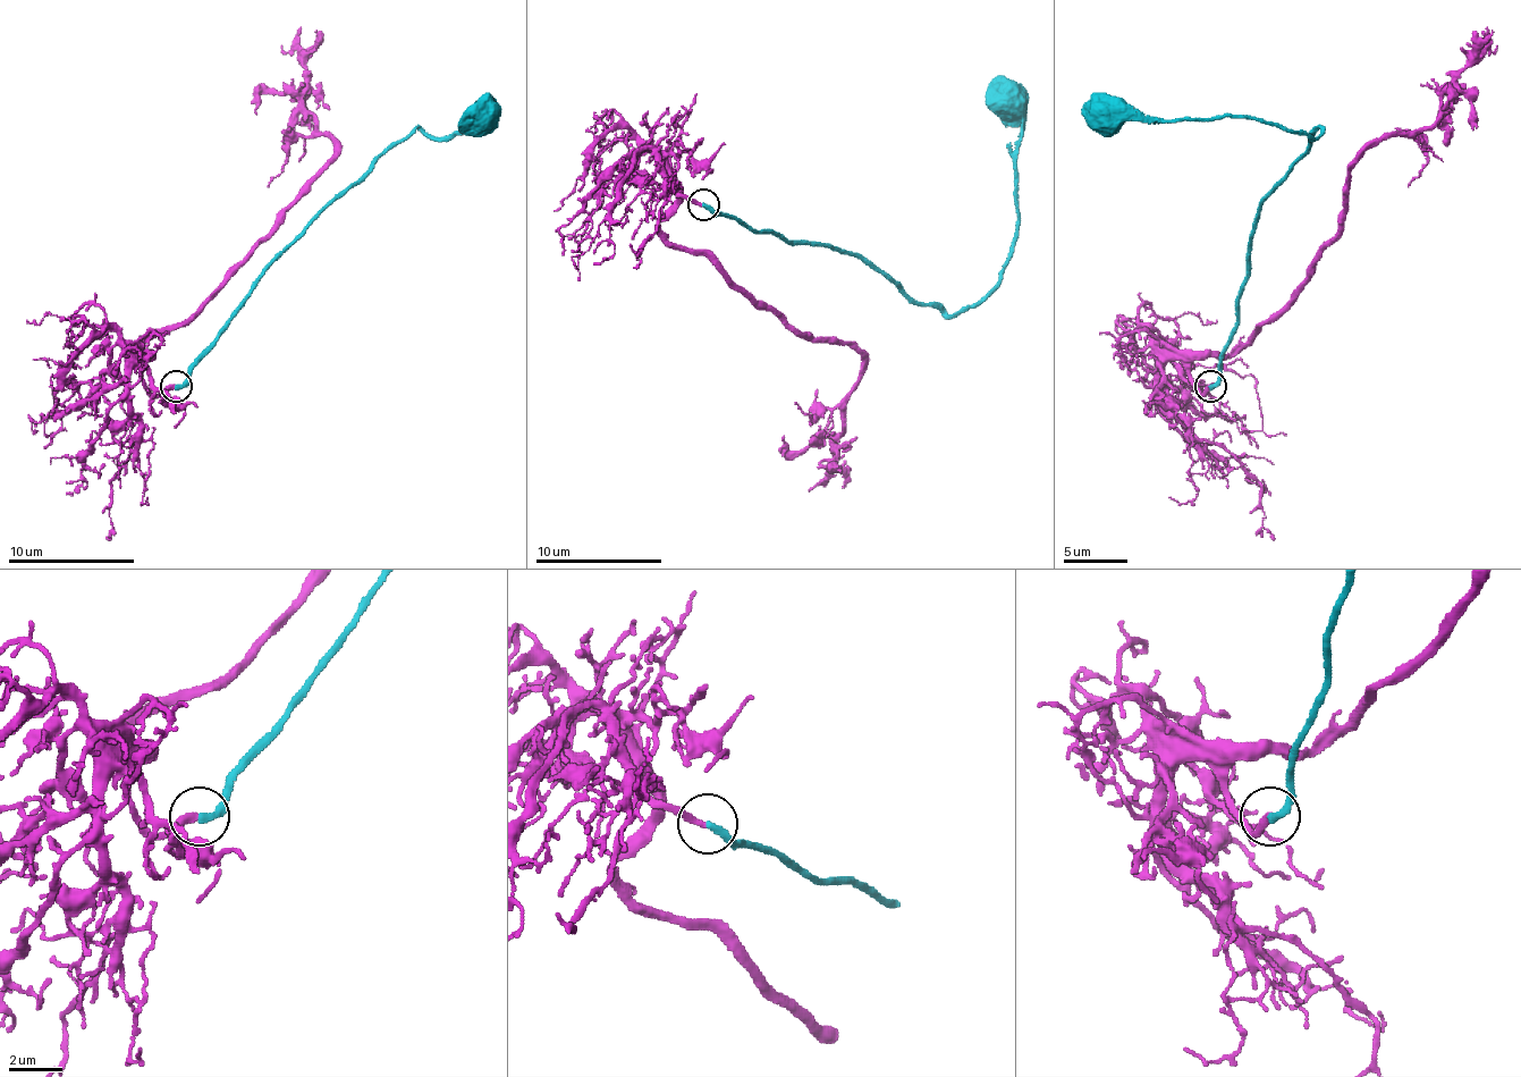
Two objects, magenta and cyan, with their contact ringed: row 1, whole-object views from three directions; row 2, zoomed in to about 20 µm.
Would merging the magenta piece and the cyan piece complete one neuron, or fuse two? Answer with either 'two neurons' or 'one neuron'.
one neuron

